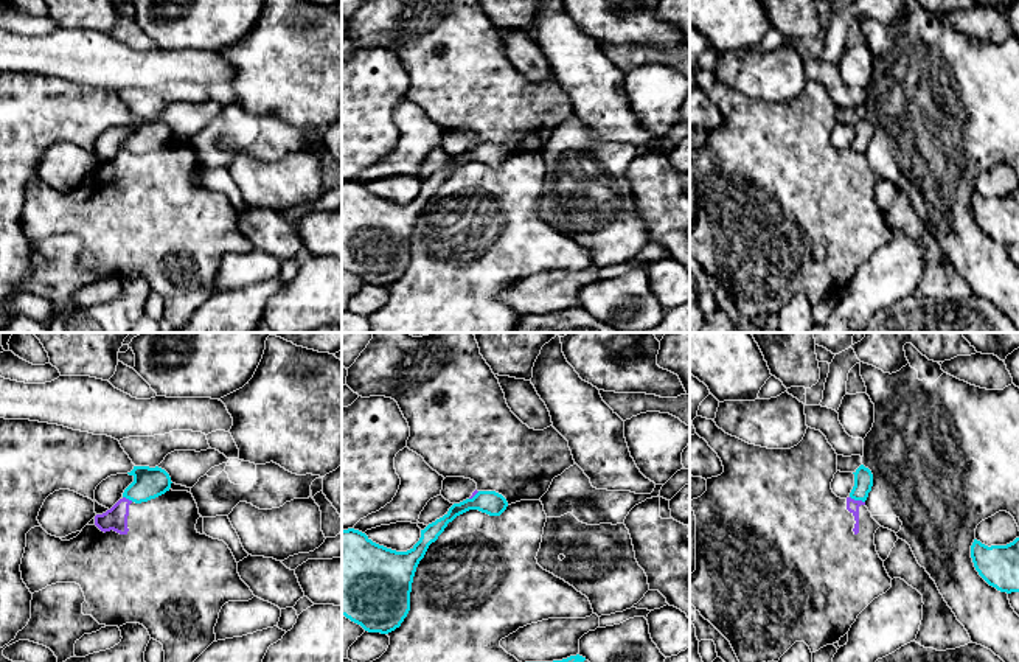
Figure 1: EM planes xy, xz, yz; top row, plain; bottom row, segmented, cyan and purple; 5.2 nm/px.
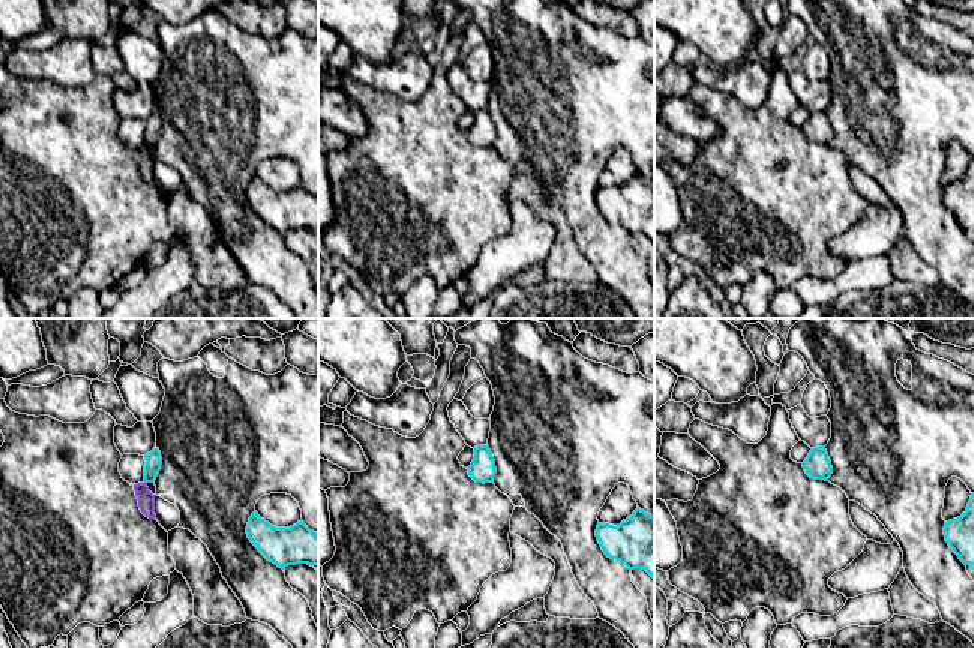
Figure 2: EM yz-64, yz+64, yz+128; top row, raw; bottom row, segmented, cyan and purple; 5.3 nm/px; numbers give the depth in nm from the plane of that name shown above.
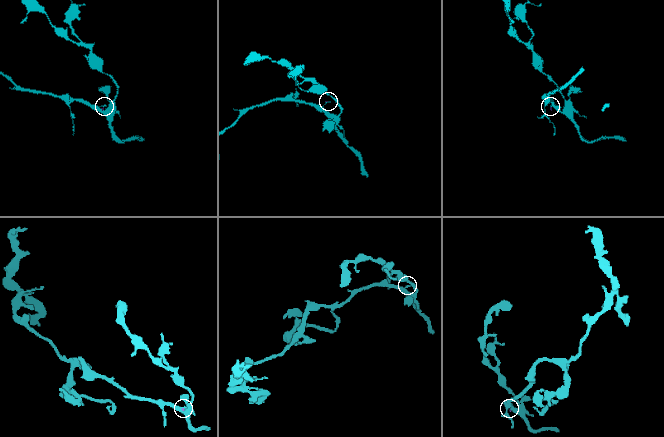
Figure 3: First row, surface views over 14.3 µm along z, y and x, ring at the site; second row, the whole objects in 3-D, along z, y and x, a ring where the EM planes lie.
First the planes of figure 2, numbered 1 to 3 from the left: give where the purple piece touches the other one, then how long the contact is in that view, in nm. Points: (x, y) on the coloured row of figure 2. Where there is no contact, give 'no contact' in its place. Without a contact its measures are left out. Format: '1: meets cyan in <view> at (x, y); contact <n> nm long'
1: no contact
2: no contact
3: no contact

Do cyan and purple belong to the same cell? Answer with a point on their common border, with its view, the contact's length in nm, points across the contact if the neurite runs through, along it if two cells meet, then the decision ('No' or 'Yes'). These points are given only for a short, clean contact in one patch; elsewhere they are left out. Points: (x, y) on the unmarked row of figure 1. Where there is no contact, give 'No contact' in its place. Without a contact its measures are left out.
Touches cyan at yz (858, 151). Shared border 90 nm. Boundary: yz (850, 148), (864, 154). No

